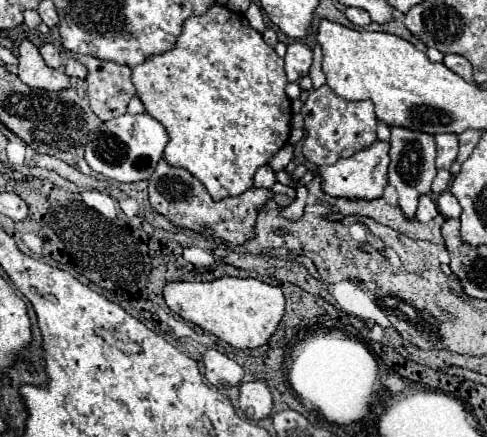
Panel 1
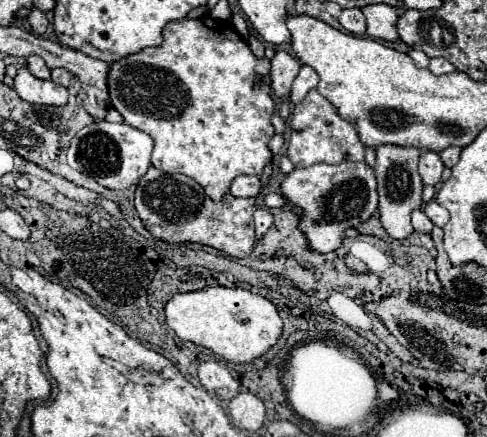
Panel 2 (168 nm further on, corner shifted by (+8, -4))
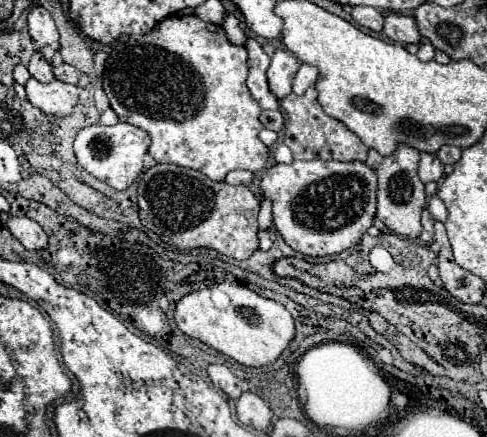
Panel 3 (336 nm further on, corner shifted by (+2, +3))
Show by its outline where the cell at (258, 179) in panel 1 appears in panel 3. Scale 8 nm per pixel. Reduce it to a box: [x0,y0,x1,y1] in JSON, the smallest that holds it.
[224,170,252,186]

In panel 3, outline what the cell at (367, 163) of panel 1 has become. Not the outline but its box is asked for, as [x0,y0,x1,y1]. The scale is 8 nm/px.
[260,162,376,256]

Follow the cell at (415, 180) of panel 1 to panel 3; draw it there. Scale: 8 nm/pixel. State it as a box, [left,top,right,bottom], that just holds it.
[376,146,426,238]

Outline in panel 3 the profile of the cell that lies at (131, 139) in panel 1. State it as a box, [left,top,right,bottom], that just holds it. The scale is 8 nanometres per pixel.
[74,122,150,190]

